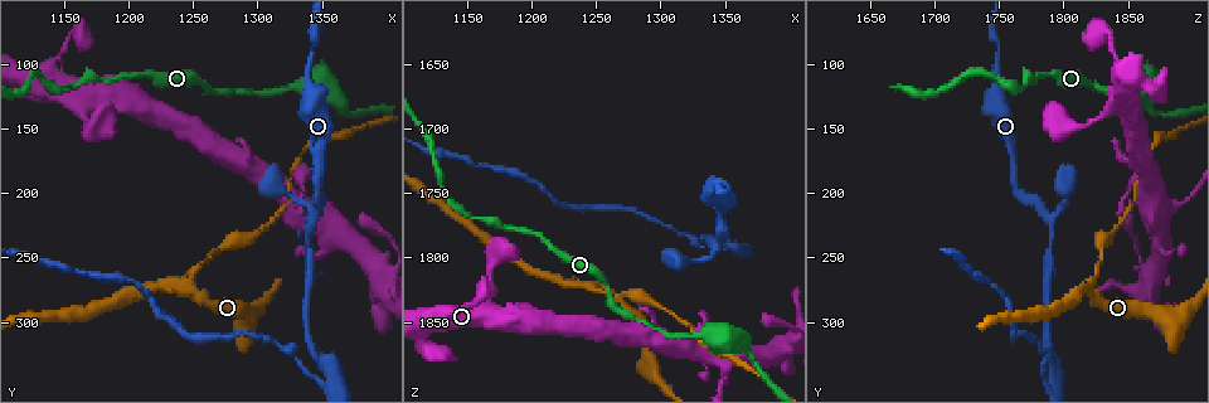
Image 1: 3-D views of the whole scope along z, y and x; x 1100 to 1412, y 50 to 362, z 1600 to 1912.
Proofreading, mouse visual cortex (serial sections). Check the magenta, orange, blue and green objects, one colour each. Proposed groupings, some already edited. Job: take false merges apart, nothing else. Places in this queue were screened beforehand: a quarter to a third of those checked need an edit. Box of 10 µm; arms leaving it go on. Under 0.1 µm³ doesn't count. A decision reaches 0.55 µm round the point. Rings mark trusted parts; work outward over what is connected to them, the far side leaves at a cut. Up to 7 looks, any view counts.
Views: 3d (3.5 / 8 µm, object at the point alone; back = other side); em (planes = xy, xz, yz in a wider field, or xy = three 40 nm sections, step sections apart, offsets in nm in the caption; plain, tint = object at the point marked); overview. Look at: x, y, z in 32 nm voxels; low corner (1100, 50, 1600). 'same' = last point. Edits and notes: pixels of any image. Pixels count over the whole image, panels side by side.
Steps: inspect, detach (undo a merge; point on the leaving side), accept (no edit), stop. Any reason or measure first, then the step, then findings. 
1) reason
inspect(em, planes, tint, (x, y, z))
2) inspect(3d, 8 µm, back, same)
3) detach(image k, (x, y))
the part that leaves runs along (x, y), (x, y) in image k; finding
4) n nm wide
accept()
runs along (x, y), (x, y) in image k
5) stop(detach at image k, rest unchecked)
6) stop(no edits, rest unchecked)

arms part here
inspect(3d, 3.5 µm, (1246, 272, 1822))

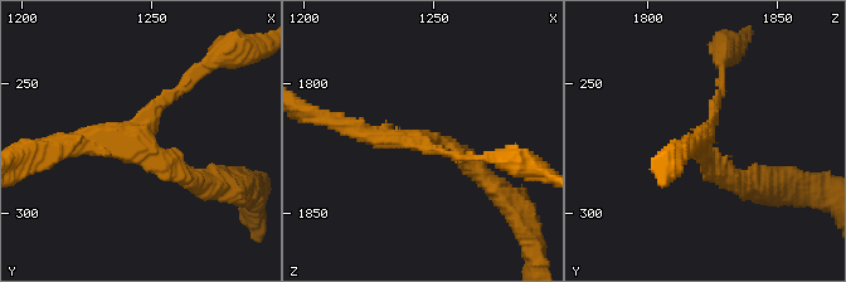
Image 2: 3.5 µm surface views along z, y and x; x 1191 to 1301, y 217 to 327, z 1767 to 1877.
need the tissue
inspect(em, xy, step 2, tint, (1247, 272, 1821))

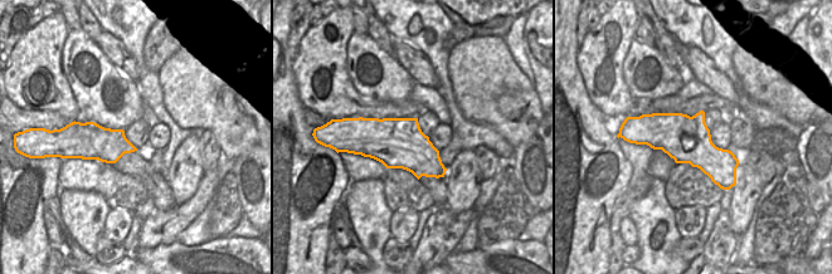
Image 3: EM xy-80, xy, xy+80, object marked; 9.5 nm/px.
arms of 100, 250, 250 nm
accept()
runs along (489, 183), (438, 140), (346, 124) in image 2; all the same cell

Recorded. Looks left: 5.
arms part here
inspect(3d, 3.5 µm, (1346, 220, 1788))

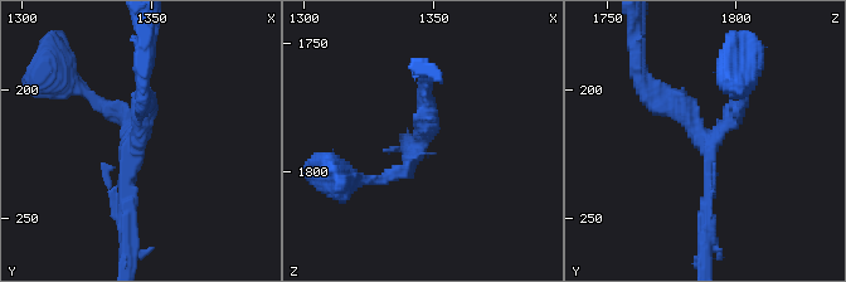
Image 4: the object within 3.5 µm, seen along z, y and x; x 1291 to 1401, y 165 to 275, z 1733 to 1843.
3 arms; arms of 150, 200, 200 nm
inspect(em, xy, step 2, tint, (1345, 220, 1787))

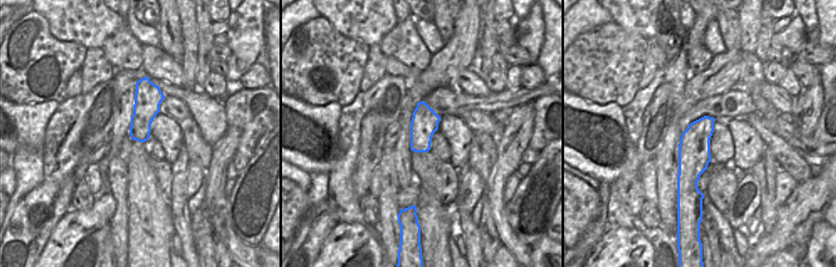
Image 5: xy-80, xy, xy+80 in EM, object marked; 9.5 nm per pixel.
accept()
runs along (643, 87), (708, 145), (705, 218) in image 4; all the same cell

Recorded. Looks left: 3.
three-way junction
inspect(3d, 3.5 µm, back, (1344, 342, 1786))

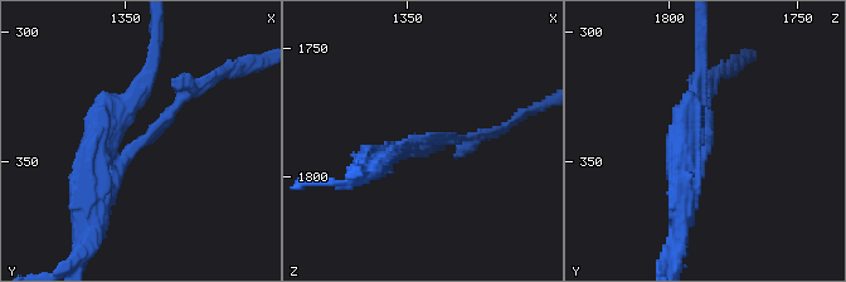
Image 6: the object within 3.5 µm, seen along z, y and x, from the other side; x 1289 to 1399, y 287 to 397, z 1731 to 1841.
inspect(em, xy, step 5, tint, (1346, 344, 1785))

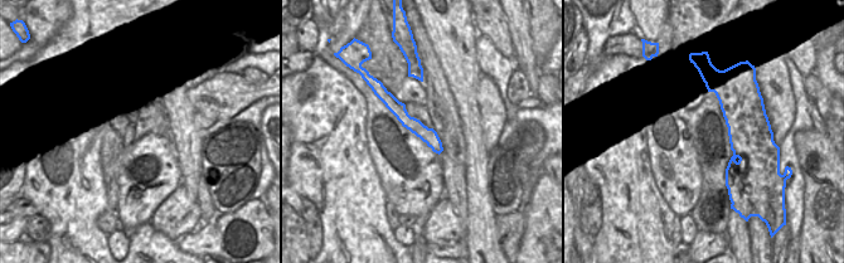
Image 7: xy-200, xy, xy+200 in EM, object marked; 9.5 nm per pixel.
arms of 150, 250, 350 nm
detach(image 6, (76, 234))
the part that leaves runs along (106, 159), (118, 163), (195, 86) in image 6; a second cell is stuck on

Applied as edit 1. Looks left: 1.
stop(detach at image 6, rest unchecked)

